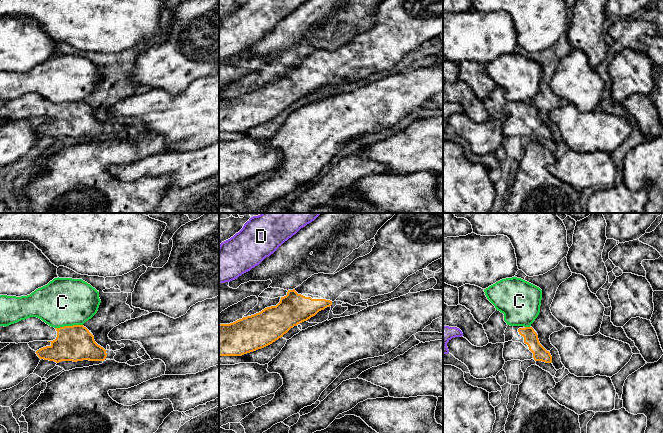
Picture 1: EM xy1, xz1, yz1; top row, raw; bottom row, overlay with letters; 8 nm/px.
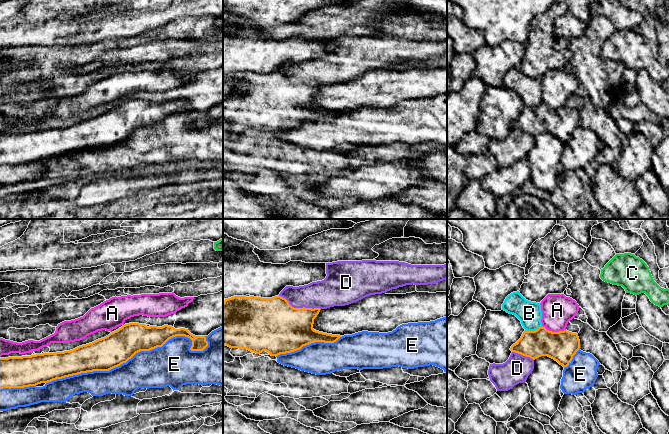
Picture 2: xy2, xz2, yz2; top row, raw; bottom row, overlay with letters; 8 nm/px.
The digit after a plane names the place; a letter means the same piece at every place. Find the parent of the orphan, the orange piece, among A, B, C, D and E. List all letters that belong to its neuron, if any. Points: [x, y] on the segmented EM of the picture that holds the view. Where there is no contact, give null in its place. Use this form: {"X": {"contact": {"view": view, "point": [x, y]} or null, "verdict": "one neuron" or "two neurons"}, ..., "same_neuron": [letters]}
{"A": {"contact": {"view": "yz2", "point": [554, 332]}, "verdict": "two neurons"}, "B": {"contact": {"view": "yz2", "point": [533, 331]}, "verdict": "two neurons"}, "C": {"contact": {"view": "xy1", "point": [68, 326]}, "verdict": "two neurons"}, "D": {"contact": {"view": "xz2", "point": [300, 308]}, "verdict": "two neurons"}, "E": {"contact": {"view": "xy2", "point": [133, 355]}, "verdict": "two neurons"}, "same_neuron": []}

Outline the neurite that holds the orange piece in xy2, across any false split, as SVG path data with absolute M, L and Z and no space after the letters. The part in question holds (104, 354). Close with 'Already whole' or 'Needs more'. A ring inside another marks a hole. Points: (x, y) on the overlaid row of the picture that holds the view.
M129 323L104 338L70 351L0 358L0 389L24 388L81 373L109 371L126 363L136 353L162 347L169 339L176 336L190 338L192 340L191 351L203 351L208 346L205 336L195 336L185 328L175 329L168 325L147 327L145 324Z. Already whole

